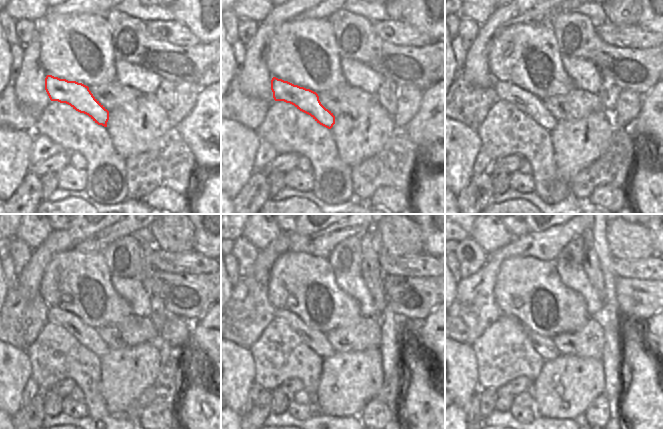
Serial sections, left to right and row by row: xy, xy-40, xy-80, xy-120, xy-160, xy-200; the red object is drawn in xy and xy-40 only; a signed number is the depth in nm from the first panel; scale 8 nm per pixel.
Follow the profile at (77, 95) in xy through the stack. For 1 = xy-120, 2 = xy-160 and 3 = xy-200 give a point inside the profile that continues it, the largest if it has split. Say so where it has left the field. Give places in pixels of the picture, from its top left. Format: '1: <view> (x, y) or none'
1: xy-120 (88, 337)
2: xy-160 (315, 340)
3: xy-200 (545, 346)

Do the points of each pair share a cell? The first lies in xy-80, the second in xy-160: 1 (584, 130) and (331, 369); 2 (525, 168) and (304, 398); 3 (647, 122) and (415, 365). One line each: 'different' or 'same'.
1: same
2: same
3: different

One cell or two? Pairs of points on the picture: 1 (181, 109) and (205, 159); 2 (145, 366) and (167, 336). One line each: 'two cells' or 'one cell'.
1: two cells
2: two cells

